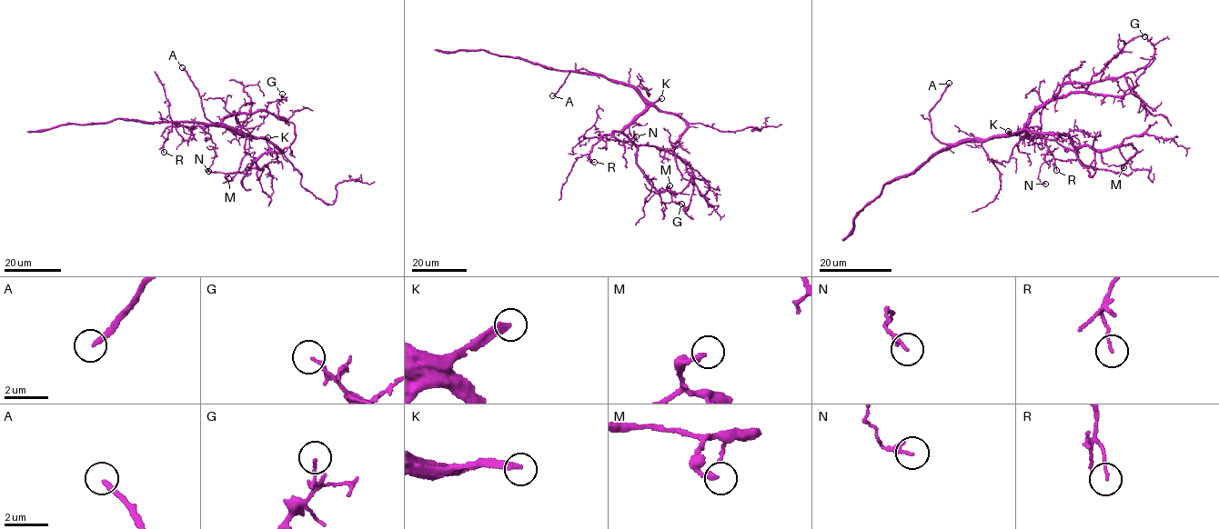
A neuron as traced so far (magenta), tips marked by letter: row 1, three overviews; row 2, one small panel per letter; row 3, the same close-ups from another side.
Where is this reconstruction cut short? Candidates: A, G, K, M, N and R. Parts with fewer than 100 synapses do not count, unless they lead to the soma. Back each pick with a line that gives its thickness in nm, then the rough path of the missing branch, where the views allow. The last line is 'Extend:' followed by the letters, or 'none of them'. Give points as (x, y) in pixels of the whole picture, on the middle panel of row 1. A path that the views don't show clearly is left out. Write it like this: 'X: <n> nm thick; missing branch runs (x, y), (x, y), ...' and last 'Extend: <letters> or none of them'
A: 220 nm thick; missing branch runs (552, 95), (552, 106), (544, 122), (544, 141), (559, 198), (552, 244), (546, 254), (541, 254)
K: 340 nm thick
Extend: A, K

